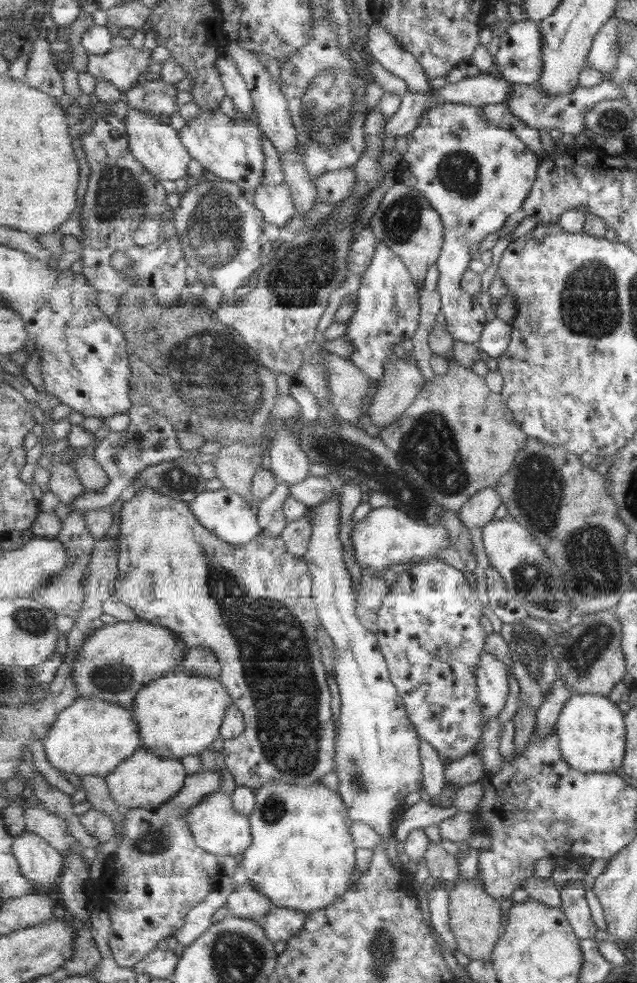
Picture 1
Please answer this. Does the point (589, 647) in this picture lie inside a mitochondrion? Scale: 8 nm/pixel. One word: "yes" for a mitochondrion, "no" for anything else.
yes

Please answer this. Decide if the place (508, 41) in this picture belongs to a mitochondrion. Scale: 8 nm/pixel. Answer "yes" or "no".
no

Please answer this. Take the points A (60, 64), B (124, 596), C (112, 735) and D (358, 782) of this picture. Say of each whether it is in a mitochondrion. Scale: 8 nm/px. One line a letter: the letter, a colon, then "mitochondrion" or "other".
A: other
B: other
C: other
D: mitochondrion

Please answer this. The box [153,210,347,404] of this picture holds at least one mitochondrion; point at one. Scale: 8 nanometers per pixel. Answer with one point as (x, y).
(298, 281)

